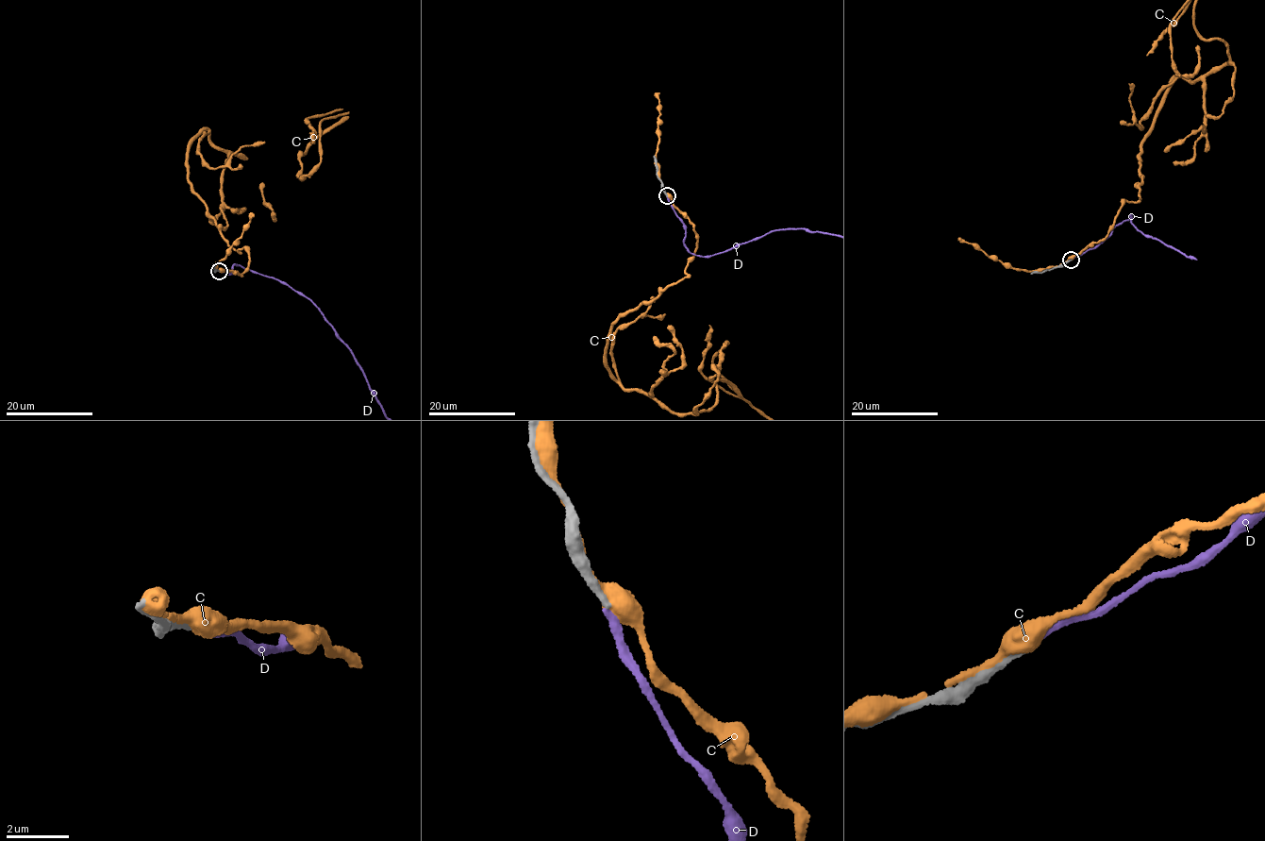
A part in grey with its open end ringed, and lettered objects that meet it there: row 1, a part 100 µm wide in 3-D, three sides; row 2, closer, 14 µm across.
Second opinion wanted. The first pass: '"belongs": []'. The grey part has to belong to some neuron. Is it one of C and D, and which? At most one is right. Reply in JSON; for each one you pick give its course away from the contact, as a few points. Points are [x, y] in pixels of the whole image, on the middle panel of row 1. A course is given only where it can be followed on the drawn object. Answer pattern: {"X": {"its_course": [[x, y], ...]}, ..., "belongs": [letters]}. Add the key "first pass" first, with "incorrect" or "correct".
{"first pass": "correct", "belongs": []}

